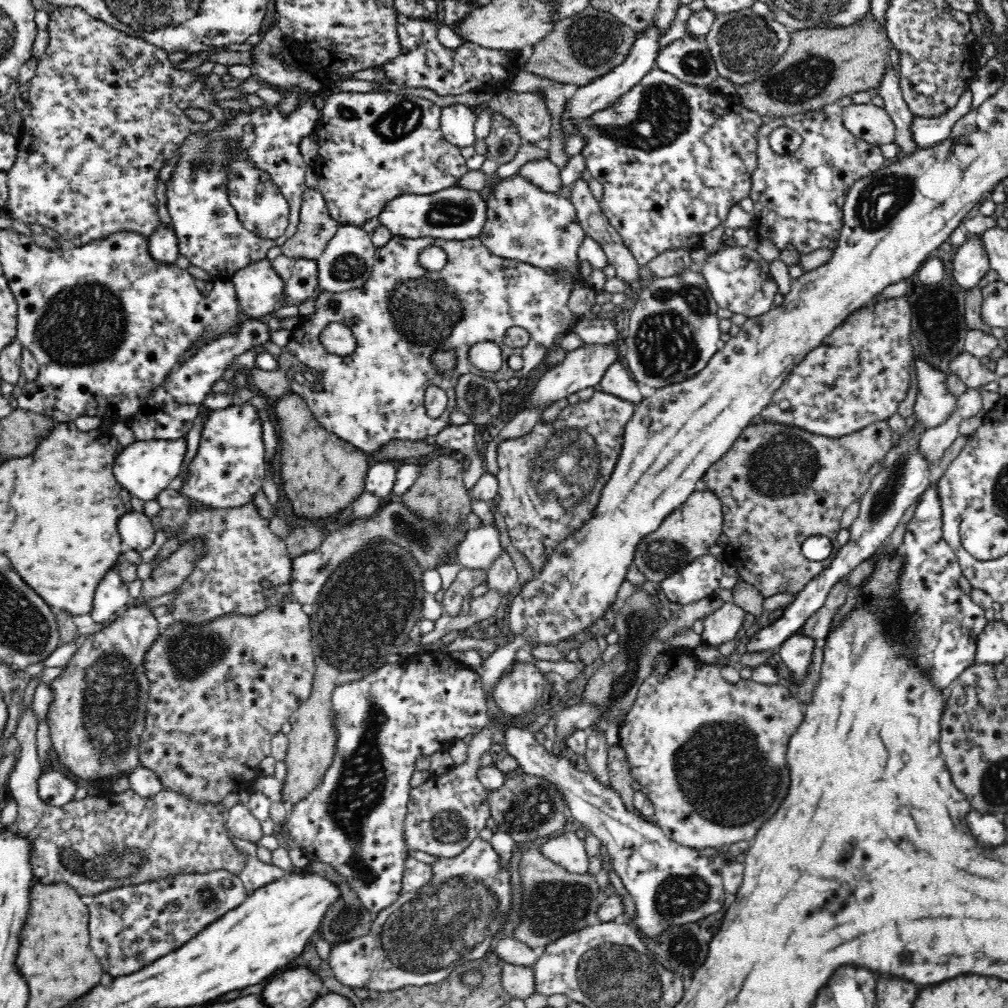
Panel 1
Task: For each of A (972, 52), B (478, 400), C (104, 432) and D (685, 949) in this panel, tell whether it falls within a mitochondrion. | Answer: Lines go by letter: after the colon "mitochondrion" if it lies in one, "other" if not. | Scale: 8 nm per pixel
A: other
B: mitochondrion
C: other
D: mitochondrion

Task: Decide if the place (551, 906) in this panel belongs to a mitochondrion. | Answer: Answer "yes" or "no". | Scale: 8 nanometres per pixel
yes

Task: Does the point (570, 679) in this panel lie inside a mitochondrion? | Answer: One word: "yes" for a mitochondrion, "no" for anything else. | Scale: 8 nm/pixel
no

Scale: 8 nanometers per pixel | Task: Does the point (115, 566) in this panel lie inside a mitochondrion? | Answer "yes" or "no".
no

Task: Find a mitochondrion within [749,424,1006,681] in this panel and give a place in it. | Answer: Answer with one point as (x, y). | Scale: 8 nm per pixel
(884, 499)

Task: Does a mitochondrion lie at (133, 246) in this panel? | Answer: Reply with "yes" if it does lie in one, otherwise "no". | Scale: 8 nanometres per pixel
no

